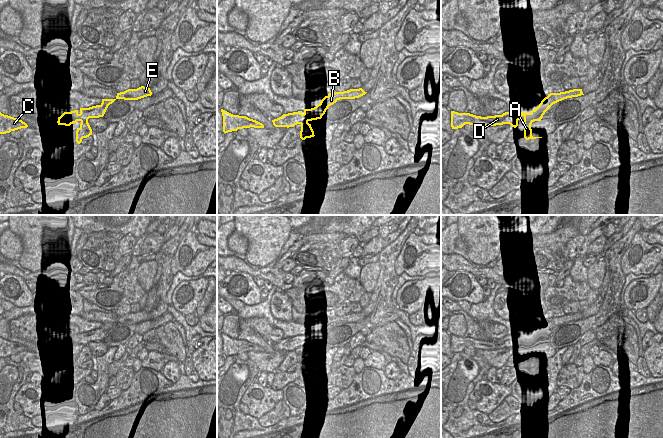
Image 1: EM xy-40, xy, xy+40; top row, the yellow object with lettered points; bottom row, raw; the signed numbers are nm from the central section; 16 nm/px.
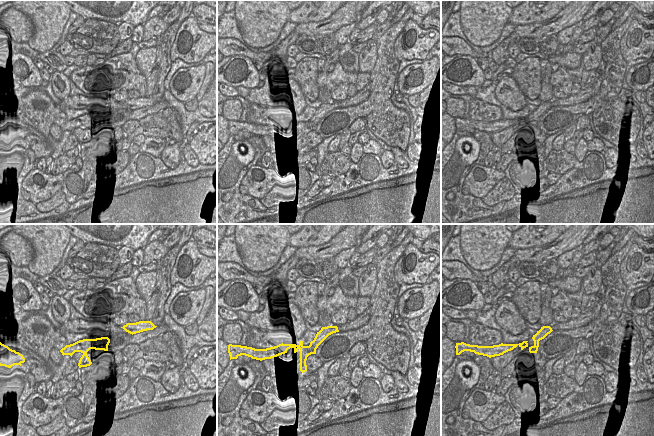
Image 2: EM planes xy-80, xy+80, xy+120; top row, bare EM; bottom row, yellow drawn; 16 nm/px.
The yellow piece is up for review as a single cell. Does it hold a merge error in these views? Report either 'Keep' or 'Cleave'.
Cleave

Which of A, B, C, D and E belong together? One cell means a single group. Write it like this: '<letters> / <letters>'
A C D / B E

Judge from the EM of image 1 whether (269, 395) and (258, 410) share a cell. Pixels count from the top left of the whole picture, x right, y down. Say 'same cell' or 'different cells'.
same cell

